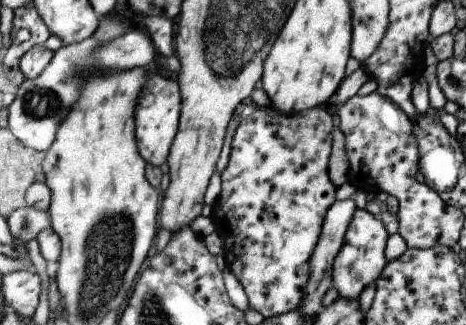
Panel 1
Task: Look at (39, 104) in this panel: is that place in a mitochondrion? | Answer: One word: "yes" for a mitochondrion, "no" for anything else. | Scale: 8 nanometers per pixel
yes

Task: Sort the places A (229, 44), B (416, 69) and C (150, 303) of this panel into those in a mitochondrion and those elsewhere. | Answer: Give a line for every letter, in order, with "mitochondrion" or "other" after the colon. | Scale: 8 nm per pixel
A: mitochondrion
B: other
C: mitochondrion

